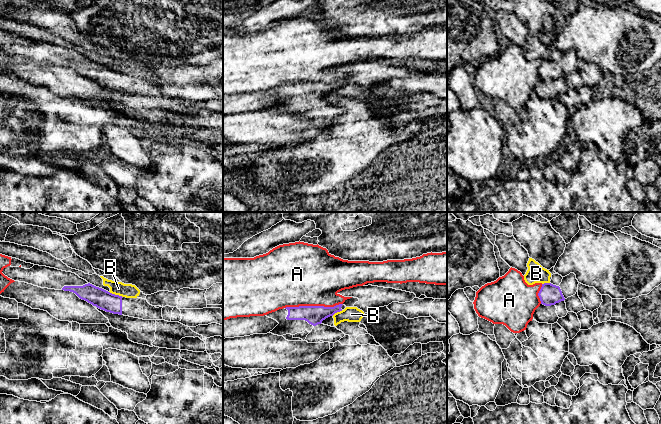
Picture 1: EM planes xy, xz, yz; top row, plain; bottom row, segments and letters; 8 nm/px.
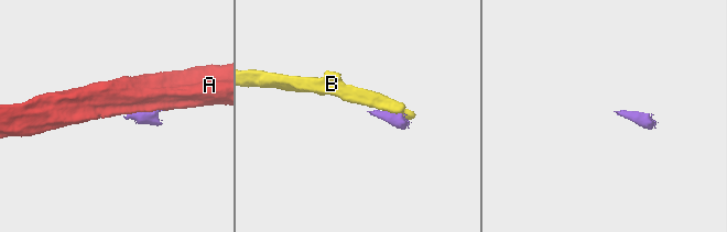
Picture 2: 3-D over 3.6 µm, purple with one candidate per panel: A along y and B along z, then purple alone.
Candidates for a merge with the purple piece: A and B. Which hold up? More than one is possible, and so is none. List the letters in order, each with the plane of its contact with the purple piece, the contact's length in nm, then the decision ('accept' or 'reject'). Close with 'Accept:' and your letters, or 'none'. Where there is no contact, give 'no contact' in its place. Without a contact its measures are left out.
A: meets purple in xz; contact 460 nm long; reject
B: meets purple in xy; contact 120 nm long; reject
Accept: none

